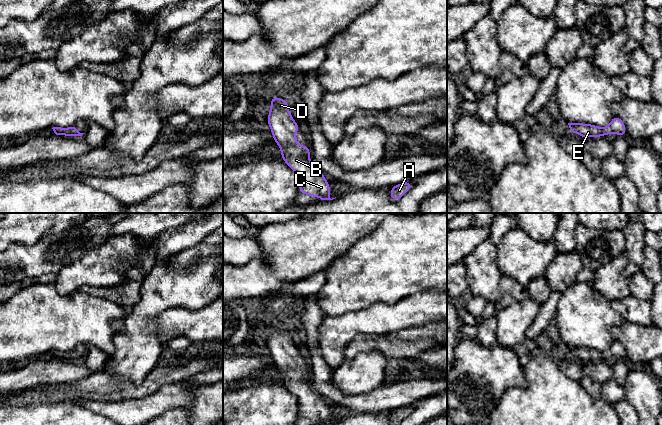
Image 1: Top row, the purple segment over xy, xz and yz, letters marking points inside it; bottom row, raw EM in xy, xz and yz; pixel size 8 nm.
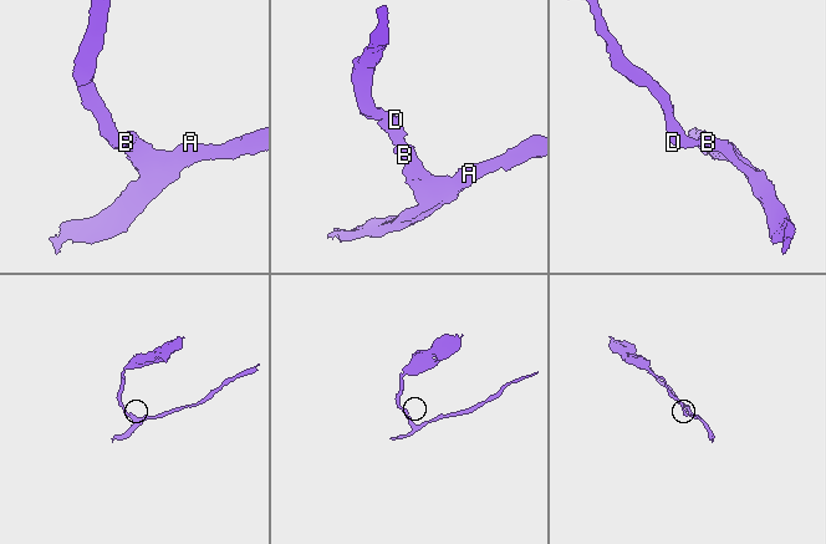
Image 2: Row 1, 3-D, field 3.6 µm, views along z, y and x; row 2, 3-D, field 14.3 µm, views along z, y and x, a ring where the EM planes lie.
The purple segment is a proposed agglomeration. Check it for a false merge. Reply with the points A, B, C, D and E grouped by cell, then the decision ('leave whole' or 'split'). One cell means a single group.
A B C D E | leave whole

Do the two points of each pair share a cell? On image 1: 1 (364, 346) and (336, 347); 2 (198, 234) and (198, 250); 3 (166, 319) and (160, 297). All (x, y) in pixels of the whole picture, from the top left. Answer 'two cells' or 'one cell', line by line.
1: two cells
2: two cells
3: two cells

